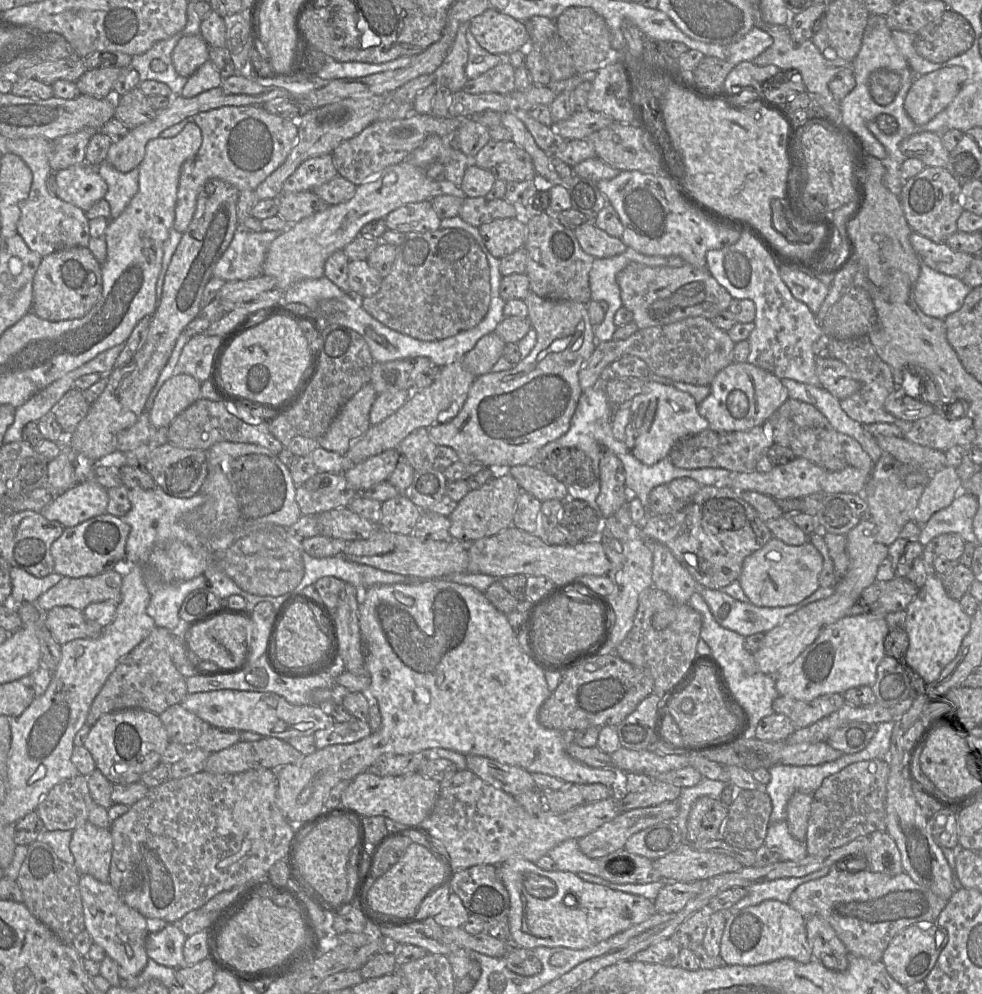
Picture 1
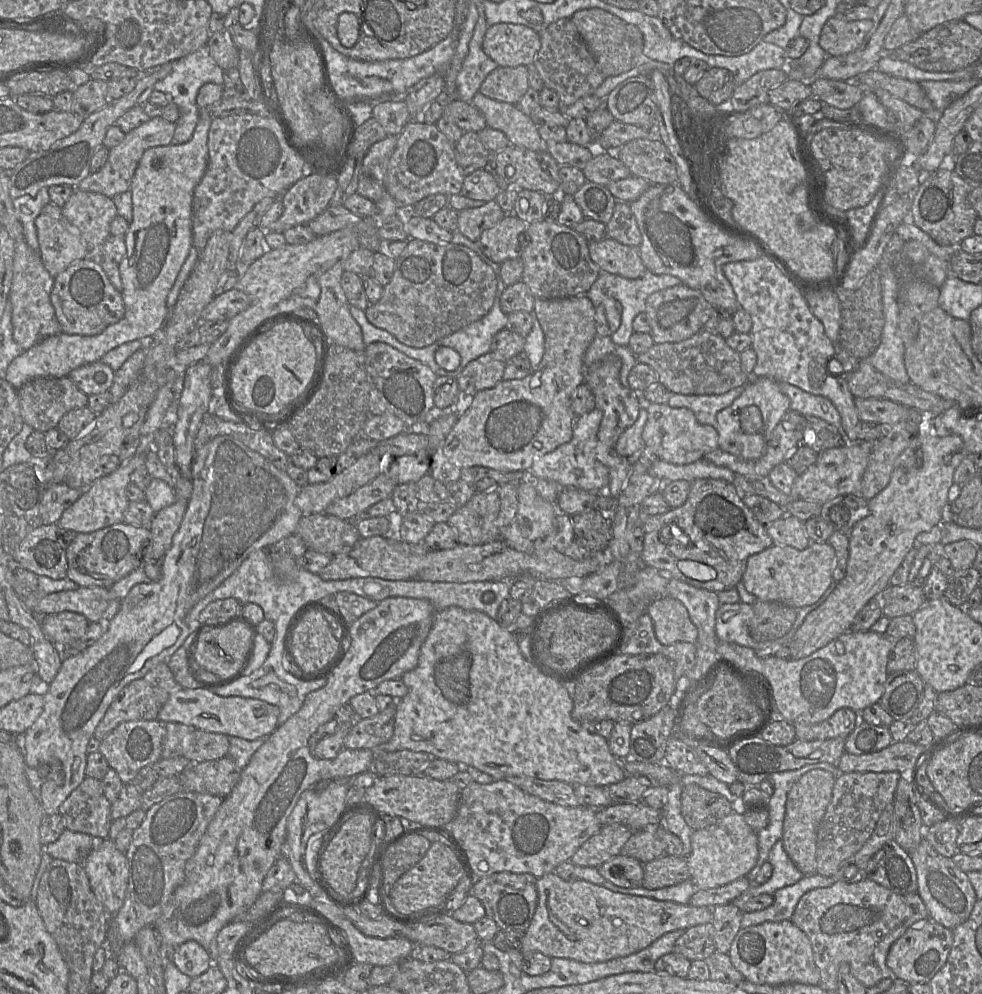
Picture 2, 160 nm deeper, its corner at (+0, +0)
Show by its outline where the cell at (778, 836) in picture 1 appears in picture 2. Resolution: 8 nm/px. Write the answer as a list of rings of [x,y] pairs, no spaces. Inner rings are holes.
[[[782,839],[778,840],[768,854],[768,861],[771,863],[773,872],[768,881],[759,885],[755,884],[733,900],[735,906],[743,910],[743,905],[753,896],[760,894],[773,895],[775,891],[791,886],[804,877],[803,873],[795,866],[787,855]]]

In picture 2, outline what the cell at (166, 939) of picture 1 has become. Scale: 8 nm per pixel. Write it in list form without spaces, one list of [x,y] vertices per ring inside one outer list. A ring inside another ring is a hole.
[[[194,940],[177,946],[172,954],[172,962],[191,978],[203,974],[213,963],[207,951]]]

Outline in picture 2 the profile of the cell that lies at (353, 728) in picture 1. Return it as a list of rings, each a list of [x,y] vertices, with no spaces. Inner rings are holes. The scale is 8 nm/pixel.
[[[394,703],[371,718],[357,718],[345,738],[344,747],[373,749],[389,741],[394,733],[395,716]]]

